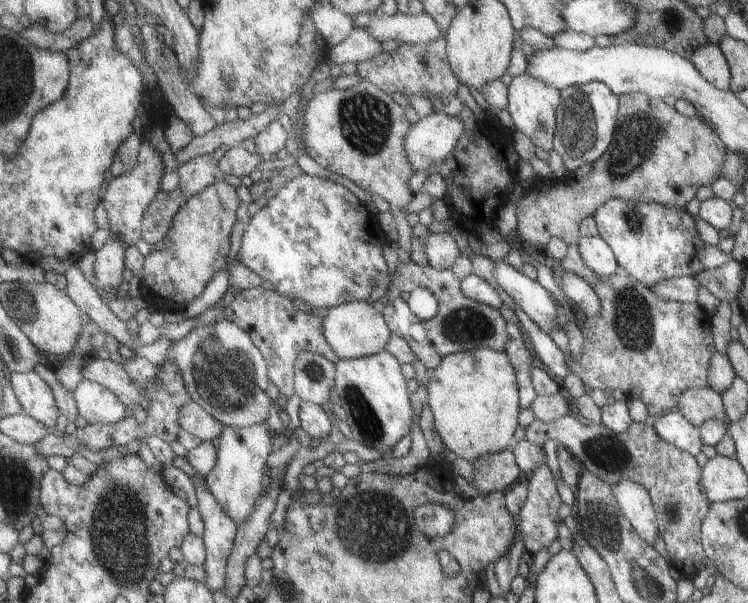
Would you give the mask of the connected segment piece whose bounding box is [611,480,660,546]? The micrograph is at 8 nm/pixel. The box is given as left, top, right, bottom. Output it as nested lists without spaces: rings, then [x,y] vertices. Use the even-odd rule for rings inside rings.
[[[620,480],[618,484],[611,484],[611,490],[626,520],[646,544],[654,546],[660,532],[658,532],[657,516],[649,492],[632,480]]]

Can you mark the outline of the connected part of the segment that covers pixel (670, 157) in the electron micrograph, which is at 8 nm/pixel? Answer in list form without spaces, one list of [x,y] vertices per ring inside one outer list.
[[[641,92],[624,93],[619,95],[619,98],[620,108],[616,116],[612,144],[604,156],[592,163],[592,170],[580,178],[580,182],[576,181],[576,186],[572,186],[568,194],[556,188],[554,204],[552,204],[553,182],[550,178],[538,178],[531,189],[517,201],[520,241],[544,248],[550,238],[558,237],[568,244],[577,244],[580,237],[580,222],[592,216],[610,198],[623,198],[632,202],[656,202],[656,204],[678,210],[678,208],[685,208],[686,204],[696,196],[700,187],[711,185],[720,177],[727,148],[718,134],[698,115],[684,116],[666,104],[663,98],[654,98]]]

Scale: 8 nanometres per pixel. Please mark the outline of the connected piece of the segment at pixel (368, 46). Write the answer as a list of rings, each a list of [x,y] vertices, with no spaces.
[[[356,27],[354,34],[332,48],[330,62],[334,64],[348,64],[348,62],[364,62],[376,58],[386,52],[383,42],[372,38],[370,32]]]

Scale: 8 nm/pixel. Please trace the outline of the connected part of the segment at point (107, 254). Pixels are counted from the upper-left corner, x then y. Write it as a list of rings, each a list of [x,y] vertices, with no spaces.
[[[110,228],[110,239],[97,252],[96,275],[98,290],[113,288],[118,292],[124,281],[124,270],[127,269],[127,251],[129,245]]]

